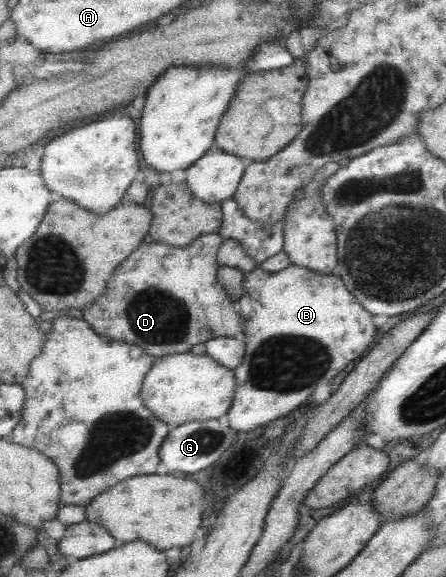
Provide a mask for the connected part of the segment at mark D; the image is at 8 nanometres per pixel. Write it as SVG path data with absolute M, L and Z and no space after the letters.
M217 232L201 236L187 247L173 247L158 242L143 243L114 270L107 290L82 311L82 317L91 323L98 335L133 343L146 349L154 359L174 353L188 353L194 345L205 344L212 338L243 338L247 329L241 317L239 302L235 302L219 282L221 265L218 256L225 241Z

